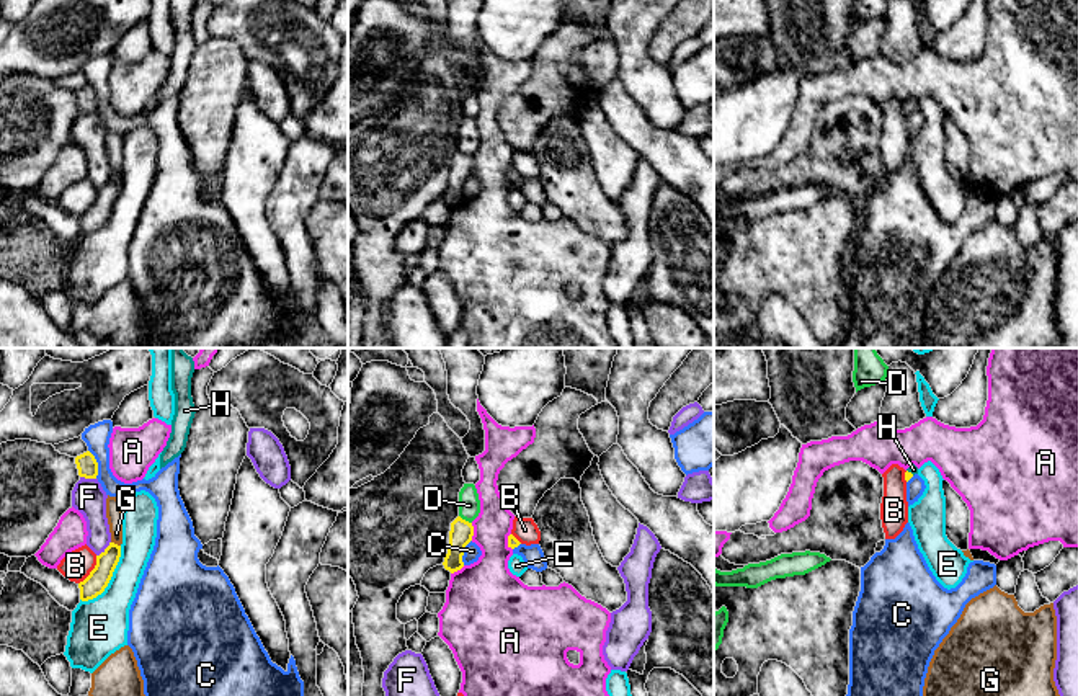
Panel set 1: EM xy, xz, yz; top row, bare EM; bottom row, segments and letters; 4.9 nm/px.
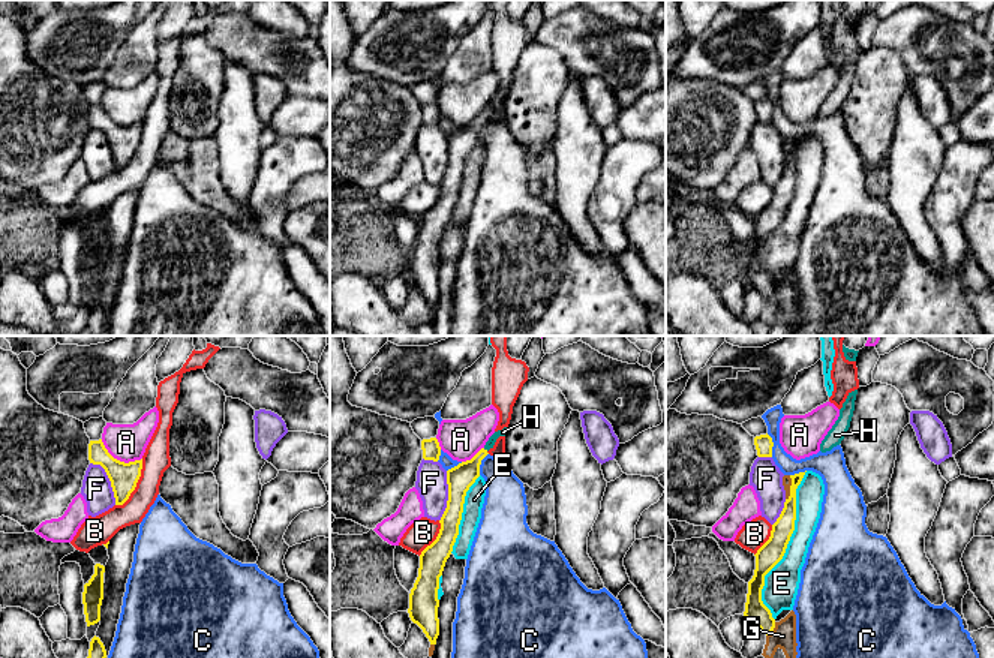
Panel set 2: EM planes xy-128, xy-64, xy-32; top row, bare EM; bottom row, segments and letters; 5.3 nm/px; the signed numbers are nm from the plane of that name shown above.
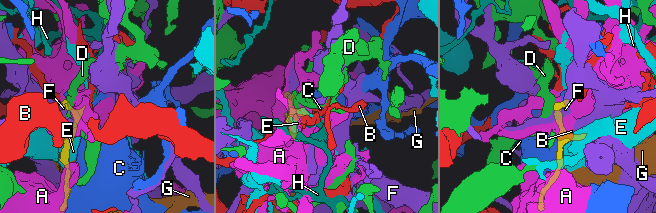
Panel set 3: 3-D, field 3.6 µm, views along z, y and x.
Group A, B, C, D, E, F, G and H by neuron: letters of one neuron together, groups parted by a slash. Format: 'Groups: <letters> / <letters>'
Groups: A / B / C / D / E / F / G / H

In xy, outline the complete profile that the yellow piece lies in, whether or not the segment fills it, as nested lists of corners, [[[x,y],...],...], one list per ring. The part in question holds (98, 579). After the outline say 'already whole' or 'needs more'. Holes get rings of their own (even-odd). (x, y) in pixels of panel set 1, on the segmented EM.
[[[109,542],[109,546],[100,555],[96,555],[95,569],[83,582],[78,583],[82,601],[93,600],[105,591],[119,562],[119,557],[121,546],[114,542]]]; already whole

